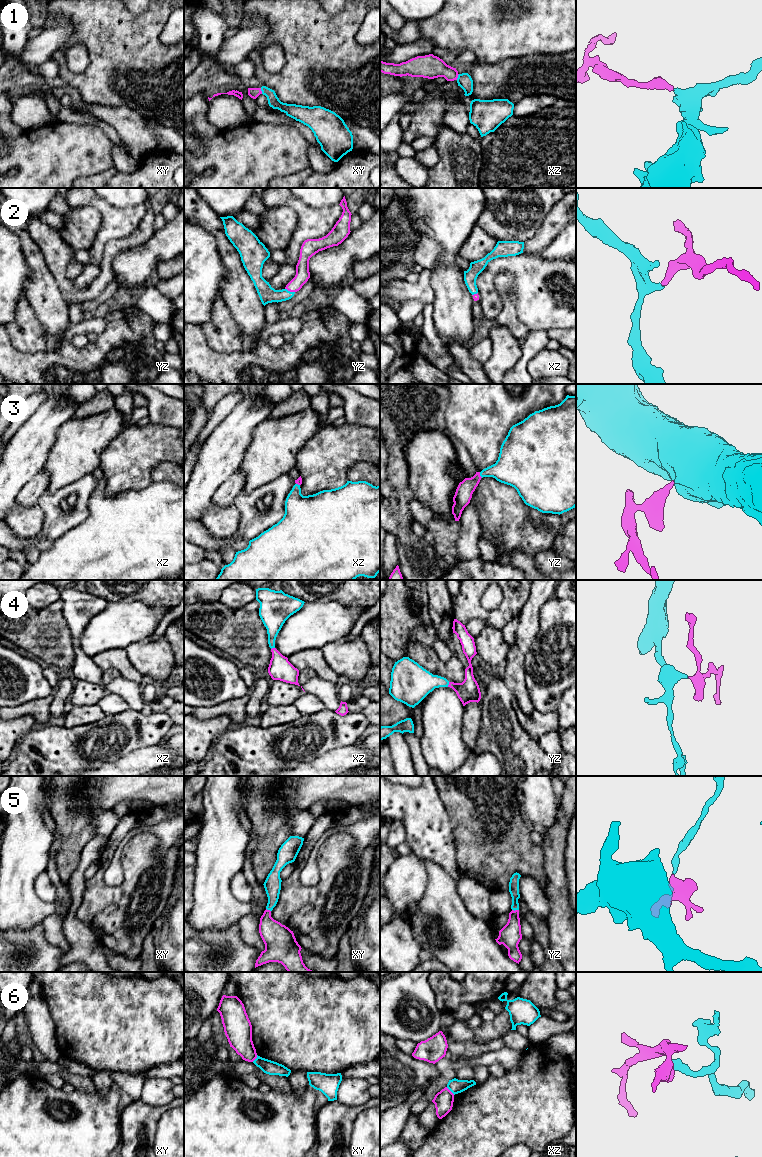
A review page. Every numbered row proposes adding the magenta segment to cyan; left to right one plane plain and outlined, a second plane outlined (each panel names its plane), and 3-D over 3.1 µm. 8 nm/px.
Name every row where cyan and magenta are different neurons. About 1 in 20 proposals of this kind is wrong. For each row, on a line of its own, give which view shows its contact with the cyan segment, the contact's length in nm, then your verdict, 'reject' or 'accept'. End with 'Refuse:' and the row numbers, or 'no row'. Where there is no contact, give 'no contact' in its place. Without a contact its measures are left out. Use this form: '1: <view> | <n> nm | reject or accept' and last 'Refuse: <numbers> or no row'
1: xy | 50 nm | accept
2: yz | 90 nm | accept
3: yz | 50 nm | accept
4: yz | 40 nm | accept
5: yz | 60 nm | accept
6: xz | 90 nm | reject
Refuse: 6

